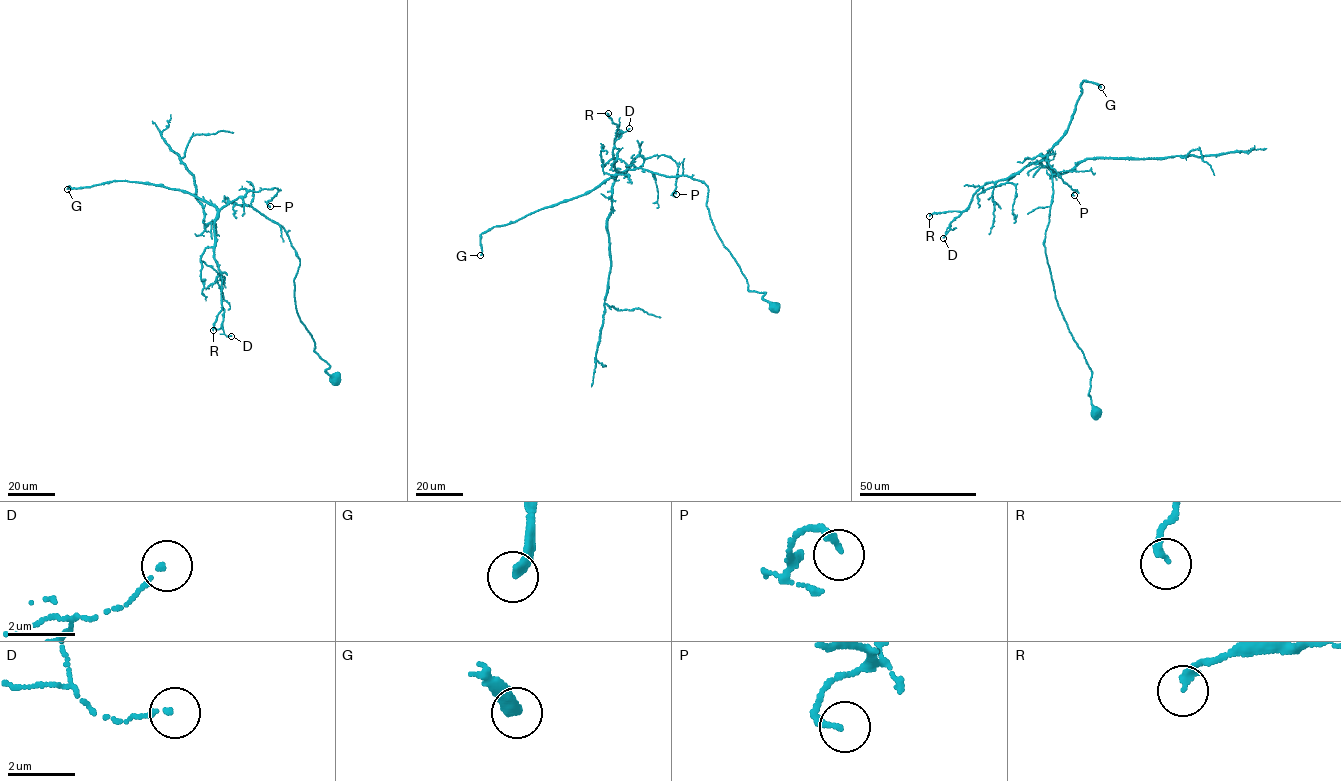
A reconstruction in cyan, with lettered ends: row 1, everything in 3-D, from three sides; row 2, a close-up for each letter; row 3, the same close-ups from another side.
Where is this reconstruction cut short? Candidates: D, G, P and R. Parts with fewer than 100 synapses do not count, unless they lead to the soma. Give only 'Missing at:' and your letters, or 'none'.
Missing at: G

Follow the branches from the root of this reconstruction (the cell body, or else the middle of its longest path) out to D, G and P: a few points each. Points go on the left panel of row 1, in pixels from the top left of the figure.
D: (334, 378), (296, 309), (300, 258), (287, 232), (229, 202), (215, 219), (214, 255), (222, 328), (231, 336)
G: (334, 378), (297, 313), (300, 258), (281, 226), (248, 205), (217, 209), (151, 184), (67, 189)
P: (334, 378), (296, 309), (300, 258), (287, 232), (251, 206), (229, 202), (274, 187), (270, 206)

